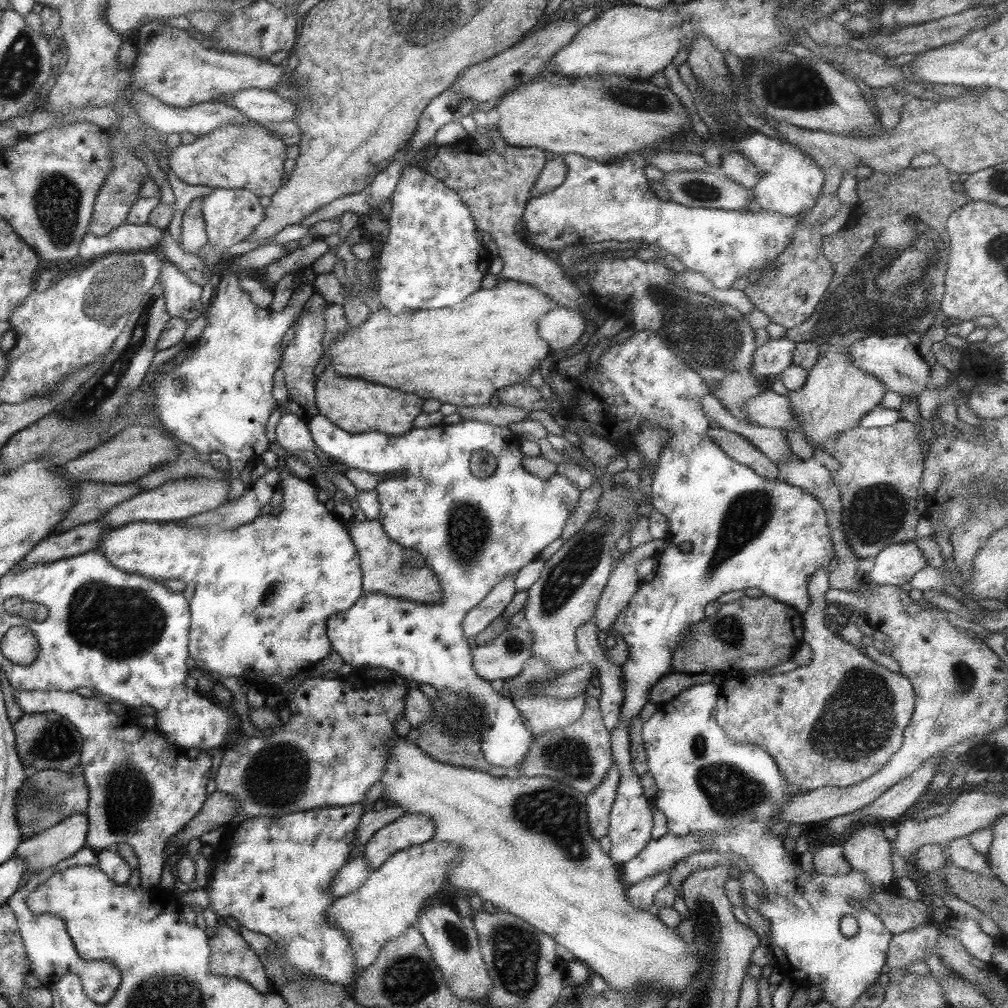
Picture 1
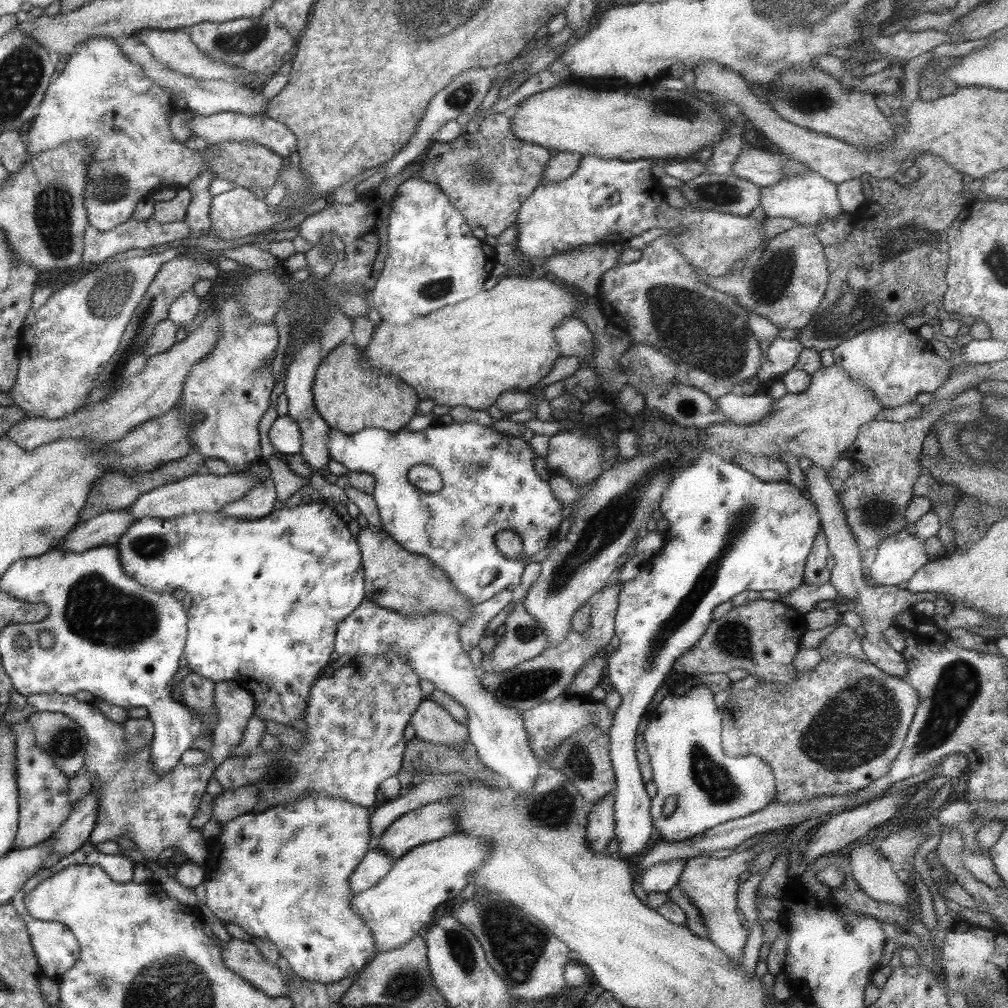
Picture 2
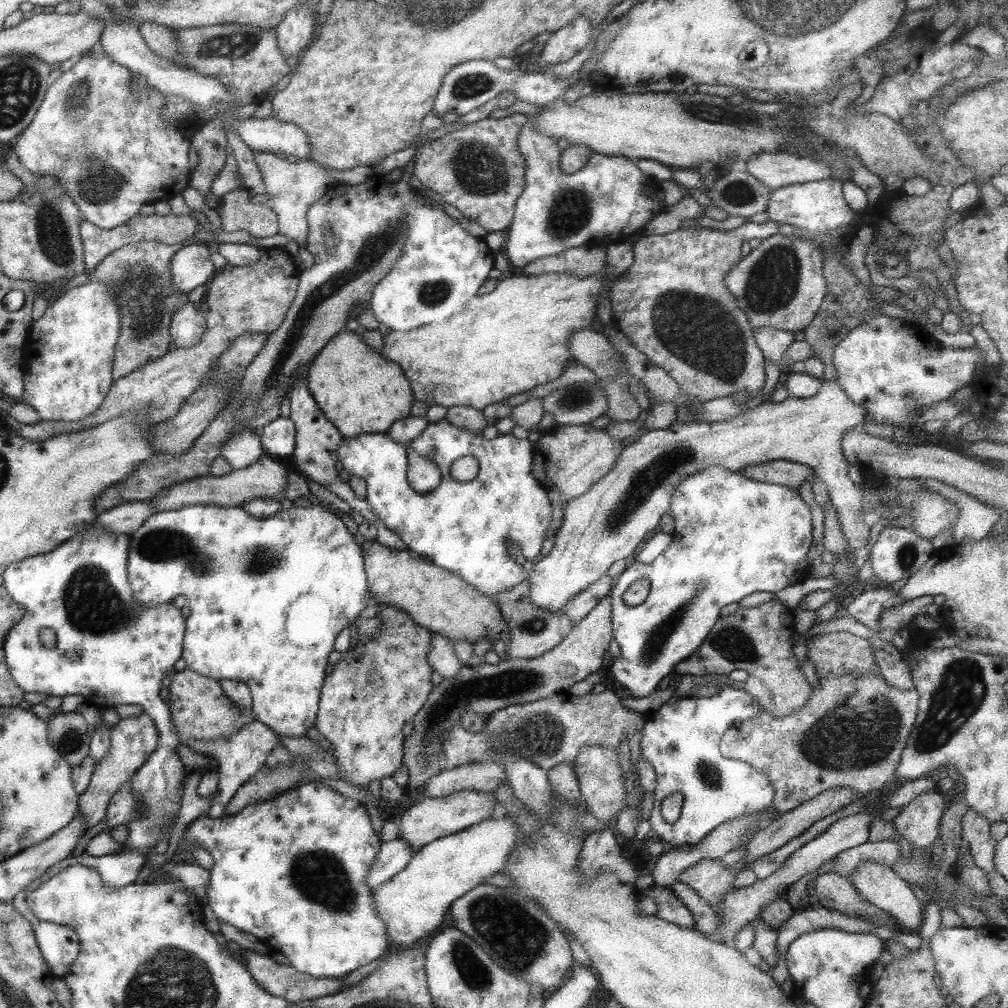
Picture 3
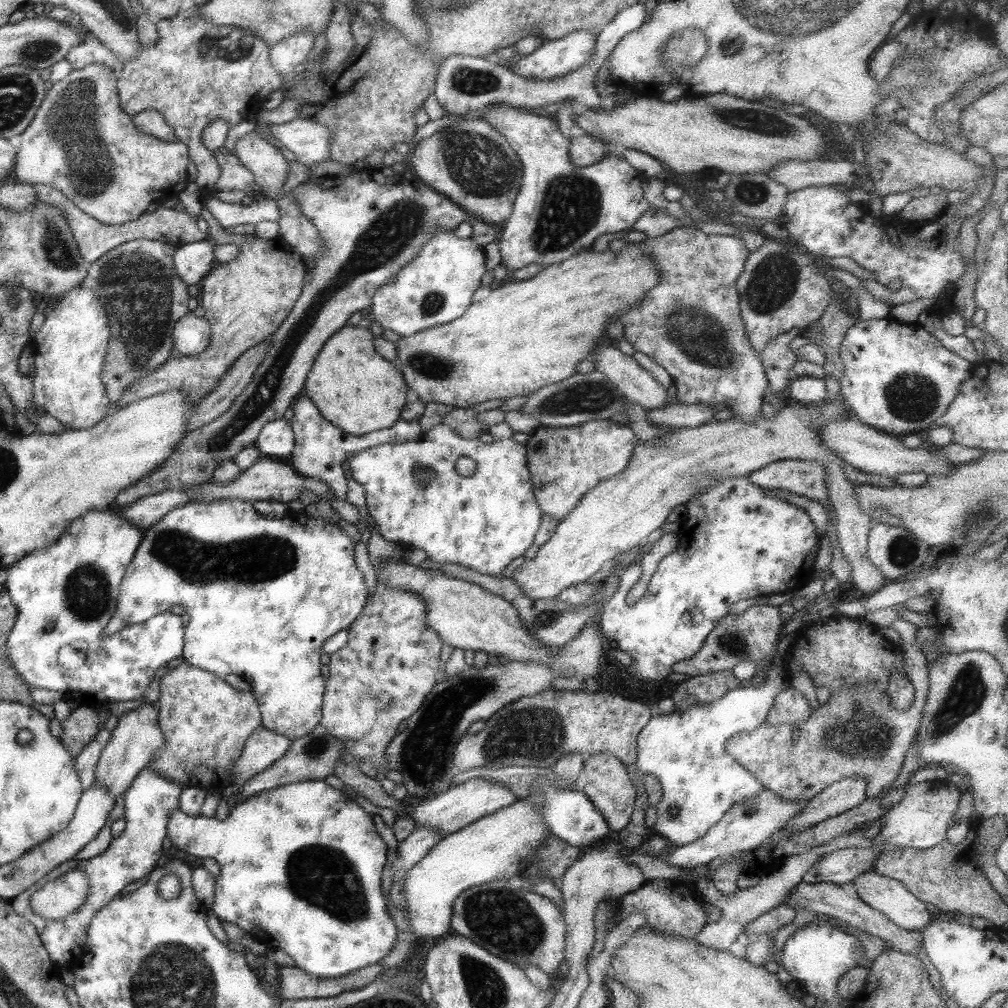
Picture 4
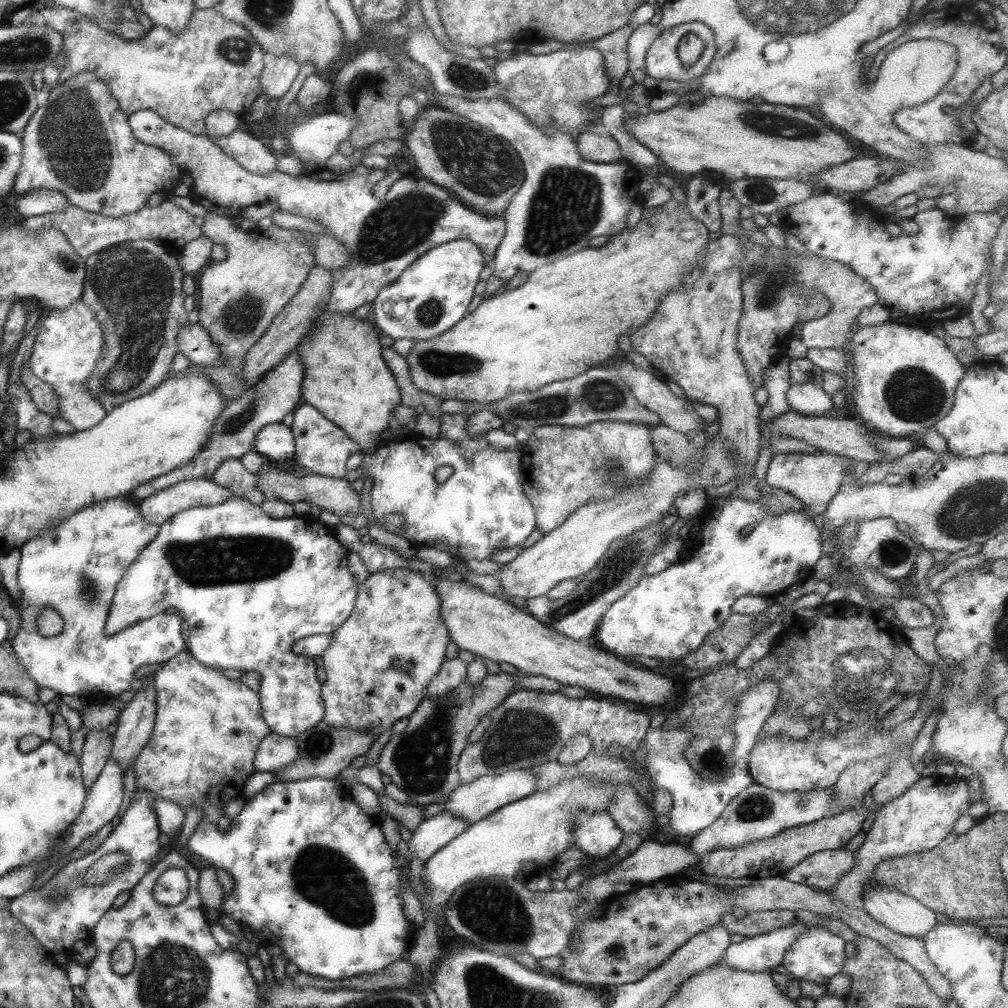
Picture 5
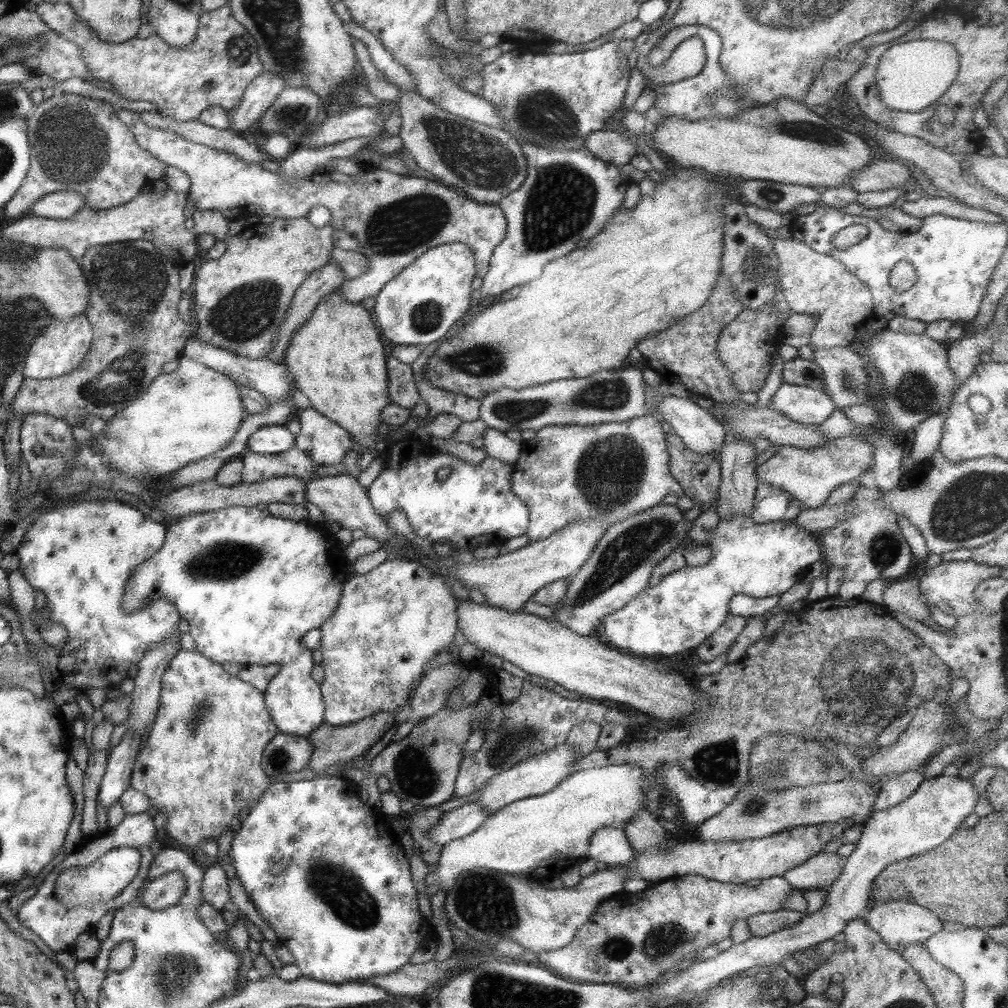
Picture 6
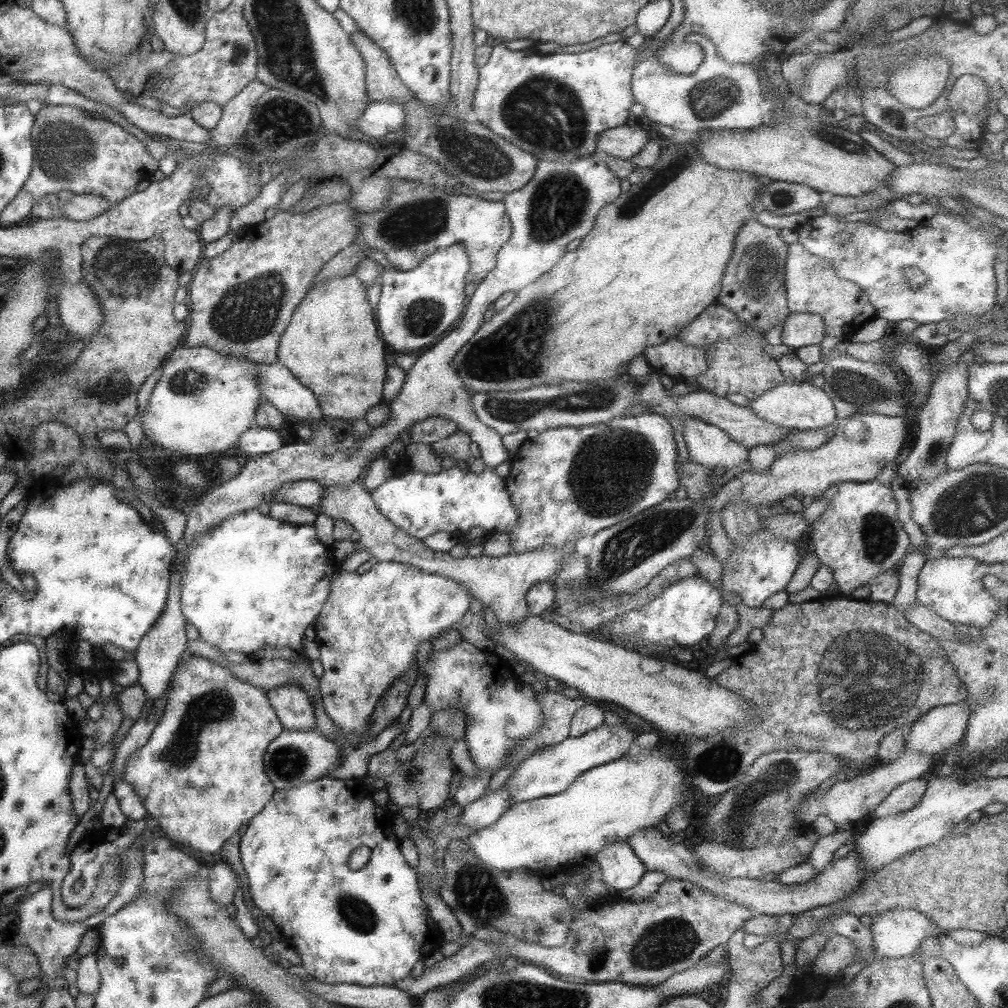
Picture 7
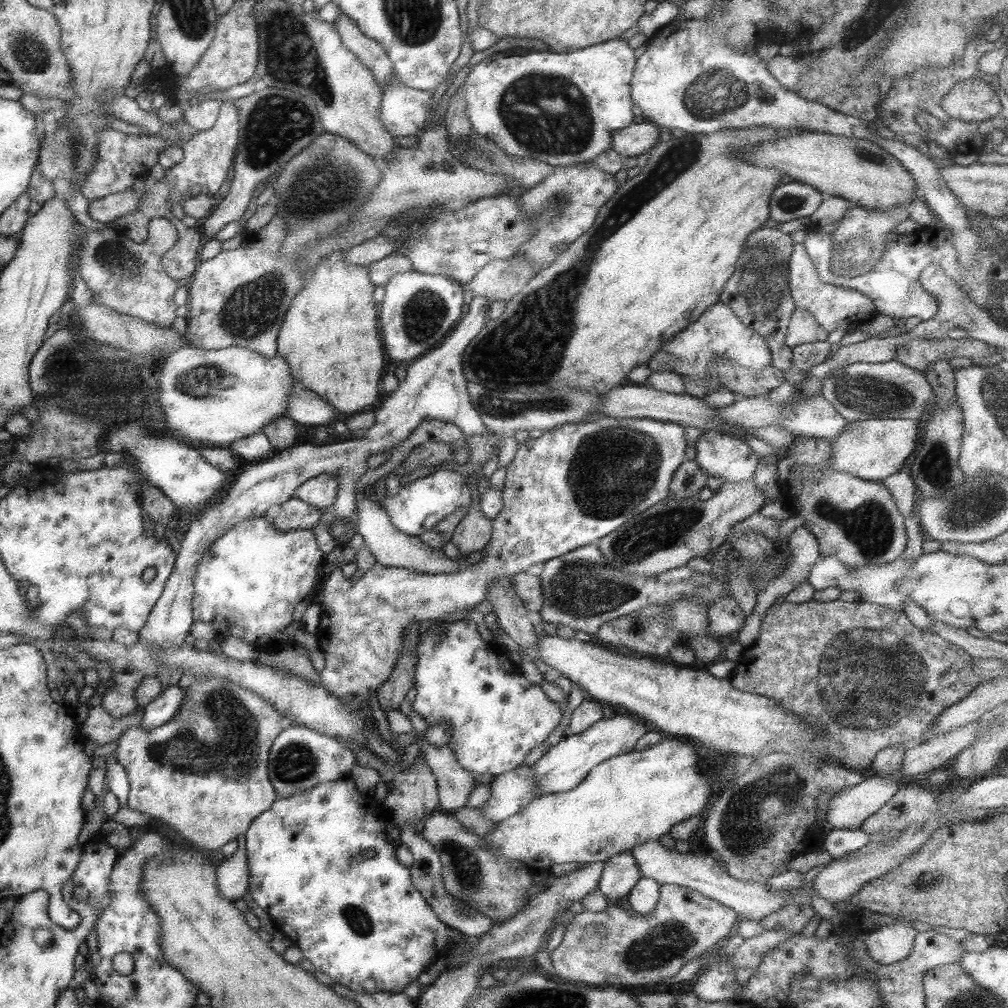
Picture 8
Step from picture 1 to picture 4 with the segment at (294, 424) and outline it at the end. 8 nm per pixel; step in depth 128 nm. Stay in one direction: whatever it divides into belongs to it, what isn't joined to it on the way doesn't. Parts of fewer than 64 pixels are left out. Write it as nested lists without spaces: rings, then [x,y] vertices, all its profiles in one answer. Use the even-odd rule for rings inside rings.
[[[286,419],[273,420],[262,427],[254,446],[265,458],[287,459],[293,451],[295,436]]]

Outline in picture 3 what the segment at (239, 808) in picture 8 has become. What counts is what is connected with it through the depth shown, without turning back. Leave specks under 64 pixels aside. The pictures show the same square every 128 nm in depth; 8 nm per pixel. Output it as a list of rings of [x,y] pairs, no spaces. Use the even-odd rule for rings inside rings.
[[[185,668],[178,671],[174,678],[165,682],[170,693],[169,707],[172,713],[173,727],[176,729],[181,744],[185,744],[189,740],[208,742],[227,738],[238,732],[245,724],[255,720],[252,710],[240,712],[235,704],[224,696],[218,681],[200,675]]]

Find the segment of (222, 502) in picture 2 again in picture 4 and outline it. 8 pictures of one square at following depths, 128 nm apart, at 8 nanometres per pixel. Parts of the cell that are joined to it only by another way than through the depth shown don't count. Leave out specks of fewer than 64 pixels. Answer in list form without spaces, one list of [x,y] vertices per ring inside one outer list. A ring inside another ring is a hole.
[[[265,457],[260,458],[256,461],[256,464],[244,470],[243,473],[230,484],[216,484],[211,480],[198,483],[194,487],[190,487],[190,490],[193,497],[198,497],[199,500],[204,500],[205,502],[240,499],[252,501],[253,503],[256,501],[289,503],[292,502],[292,500],[300,498],[300,495],[305,490],[314,492],[319,500],[321,499],[322,501],[338,499],[335,498],[335,494],[329,491],[329,488],[323,482],[300,475],[290,463]]]

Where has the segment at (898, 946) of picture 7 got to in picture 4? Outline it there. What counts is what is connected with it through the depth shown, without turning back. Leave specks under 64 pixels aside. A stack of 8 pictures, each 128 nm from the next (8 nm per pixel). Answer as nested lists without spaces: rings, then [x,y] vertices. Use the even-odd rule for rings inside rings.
[[[868,870],[853,880],[858,896],[874,910],[879,910],[888,920],[896,926],[909,931],[921,931],[928,927],[932,914],[926,909],[926,903],[918,900],[901,881],[890,876],[880,876],[874,870]]]

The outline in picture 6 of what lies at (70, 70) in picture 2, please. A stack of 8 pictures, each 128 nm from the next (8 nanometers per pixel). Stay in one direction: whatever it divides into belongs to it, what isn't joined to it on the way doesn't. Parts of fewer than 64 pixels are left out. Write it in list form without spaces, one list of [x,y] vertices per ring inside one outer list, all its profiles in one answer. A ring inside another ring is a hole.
[[[54,89],[52,98],[34,106],[26,126],[31,163],[21,187],[5,205],[5,217],[20,218],[42,196],[58,191],[77,192],[86,208],[116,208],[142,194],[142,186],[166,179],[167,164],[138,146],[132,132],[105,101]]]

